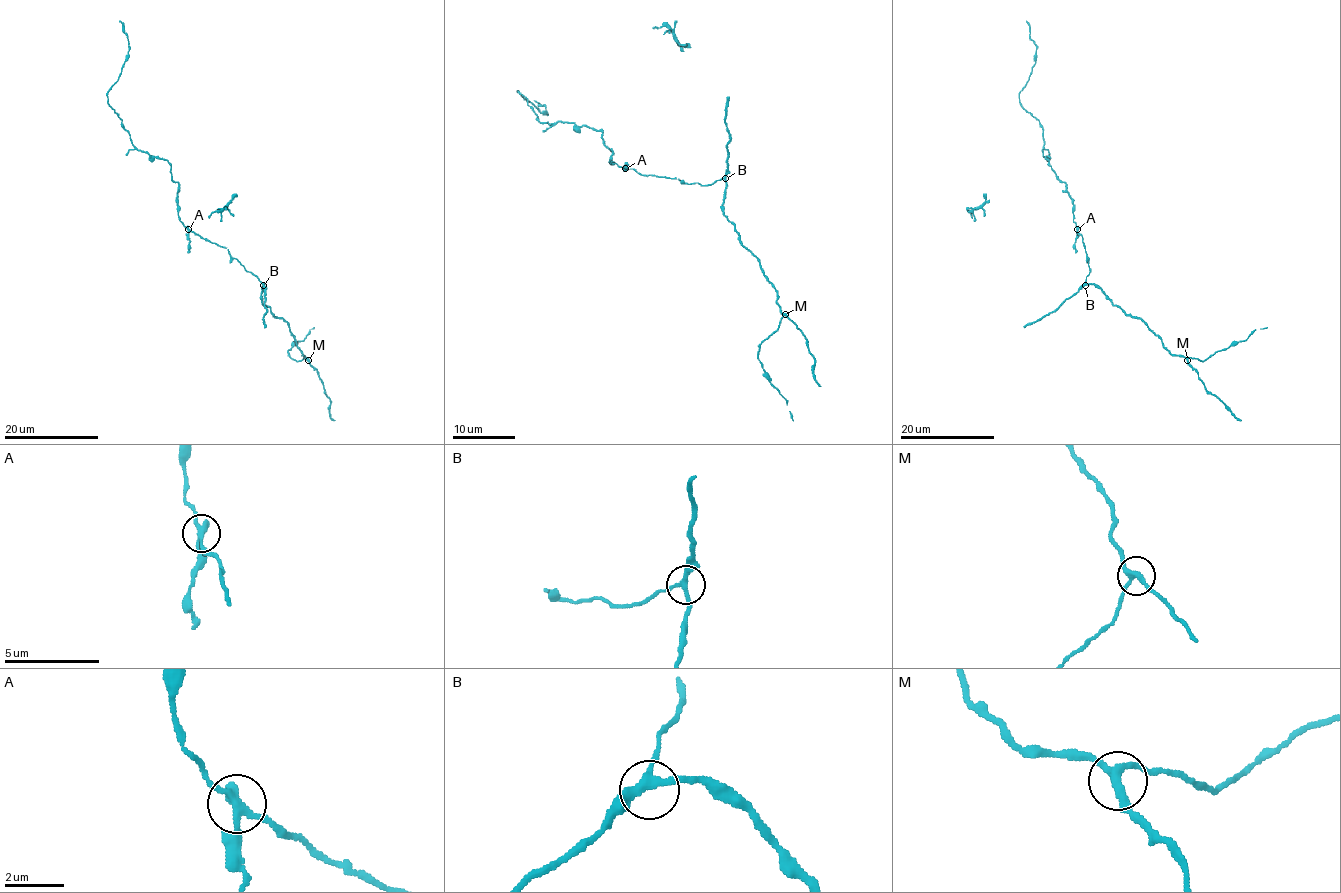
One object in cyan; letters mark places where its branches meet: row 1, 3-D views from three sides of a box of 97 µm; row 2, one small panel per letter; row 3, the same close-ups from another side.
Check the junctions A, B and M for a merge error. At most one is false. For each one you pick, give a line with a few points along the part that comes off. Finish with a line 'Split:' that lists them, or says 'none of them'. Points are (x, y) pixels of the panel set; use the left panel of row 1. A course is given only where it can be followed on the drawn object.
A: (188, 229), (188, 252)
Split: A

